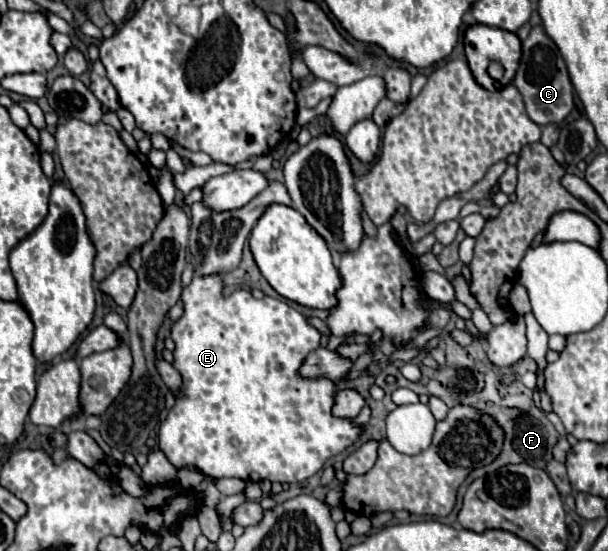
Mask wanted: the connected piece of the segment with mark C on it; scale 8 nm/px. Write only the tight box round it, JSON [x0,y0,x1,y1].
[512,25,574,127]

